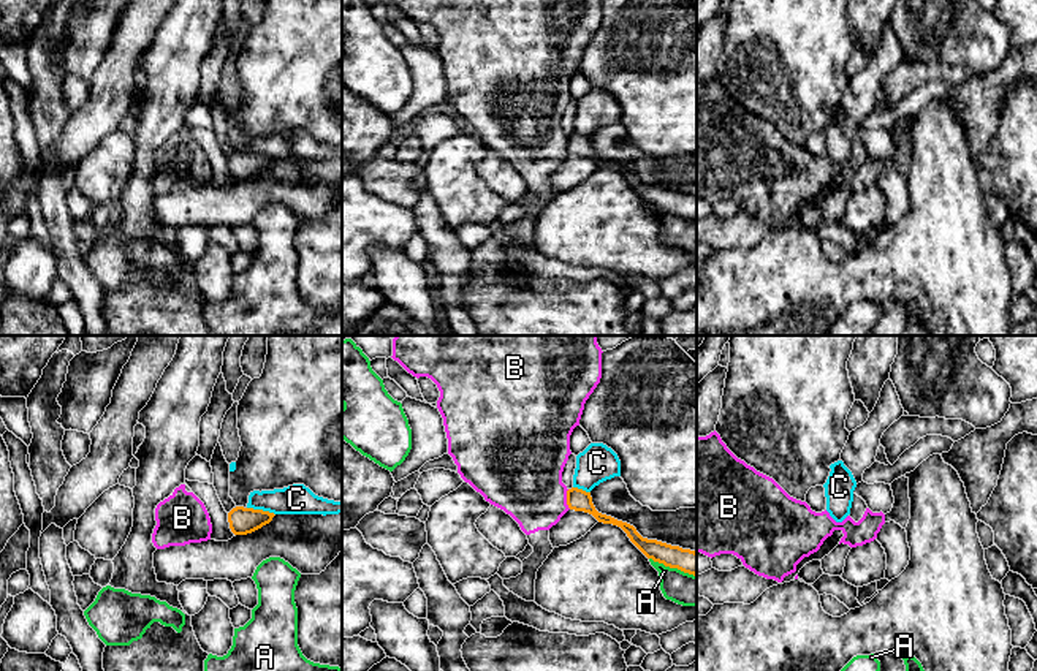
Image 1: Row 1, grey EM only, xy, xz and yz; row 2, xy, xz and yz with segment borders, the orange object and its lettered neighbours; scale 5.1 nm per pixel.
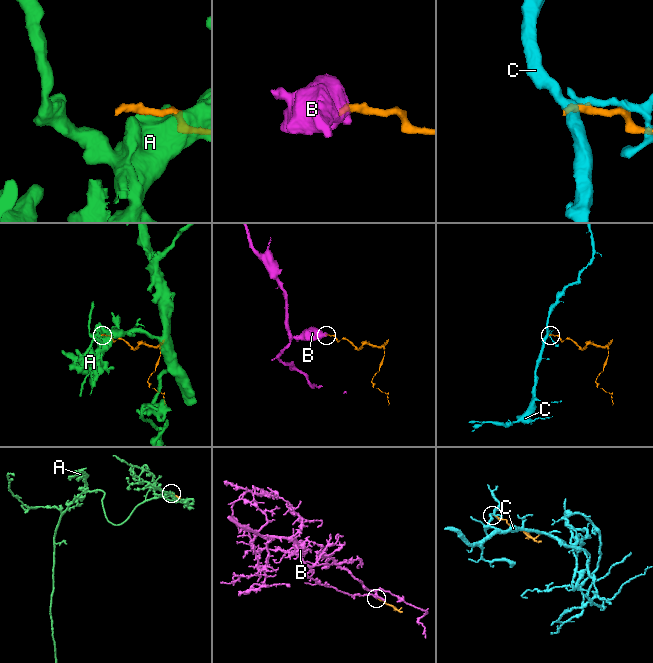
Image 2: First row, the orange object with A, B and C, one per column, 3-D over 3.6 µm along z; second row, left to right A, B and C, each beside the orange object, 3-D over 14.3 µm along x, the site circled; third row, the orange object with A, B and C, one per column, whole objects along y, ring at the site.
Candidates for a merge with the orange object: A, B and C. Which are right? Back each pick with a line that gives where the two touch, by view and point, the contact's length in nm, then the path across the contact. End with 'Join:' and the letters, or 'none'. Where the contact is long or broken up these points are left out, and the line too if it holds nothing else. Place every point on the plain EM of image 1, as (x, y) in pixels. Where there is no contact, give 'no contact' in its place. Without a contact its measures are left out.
Join: none

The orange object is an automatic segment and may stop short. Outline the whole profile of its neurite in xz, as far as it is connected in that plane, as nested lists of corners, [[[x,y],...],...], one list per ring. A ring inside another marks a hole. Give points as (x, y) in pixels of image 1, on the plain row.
[[[578,133],[567,136],[567,150],[570,155],[584,157],[592,160],[598,168],[613,169],[621,172],[630,187],[654,207],[663,209],[670,214],[678,214],[684,218],[697,222],[697,198],[690,195],[682,195],[679,191],[671,191],[657,185],[643,184],[636,174],[627,168],[617,166],[611,161],[602,160],[595,155],[592,149],[591,138]]]

